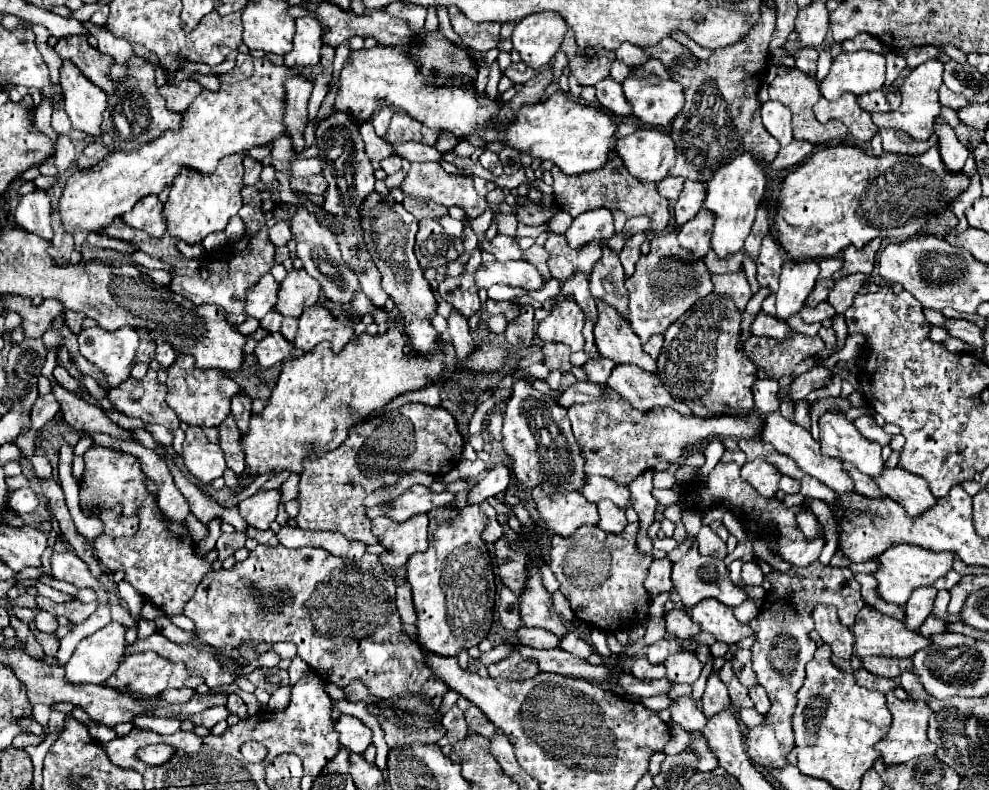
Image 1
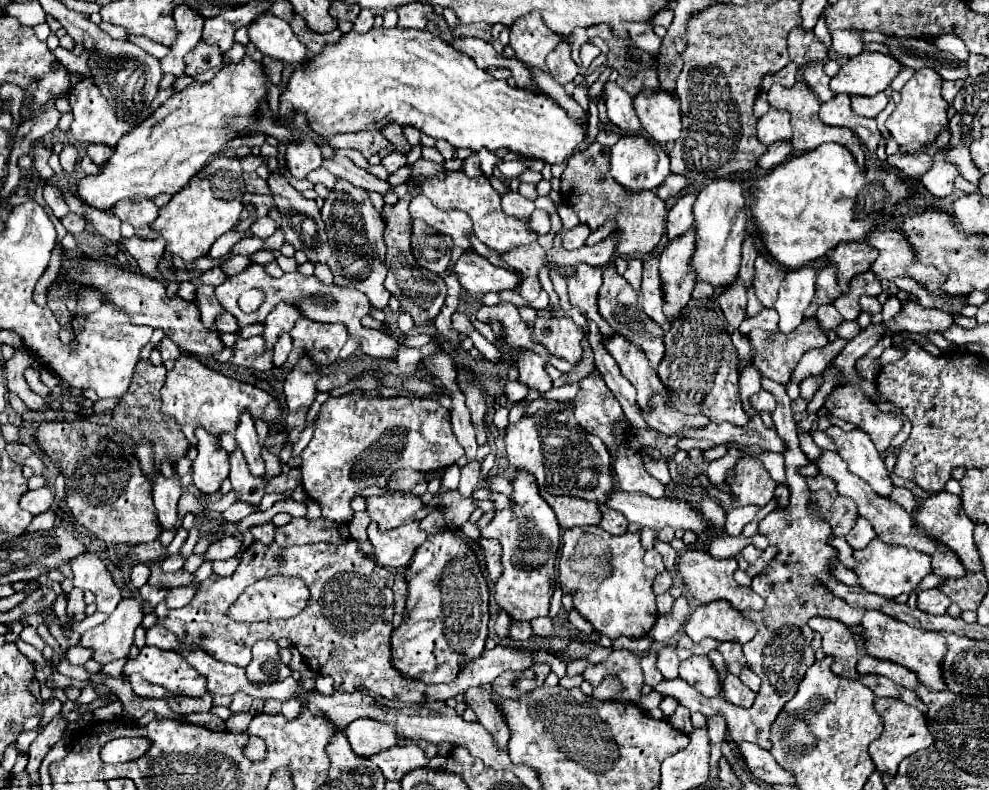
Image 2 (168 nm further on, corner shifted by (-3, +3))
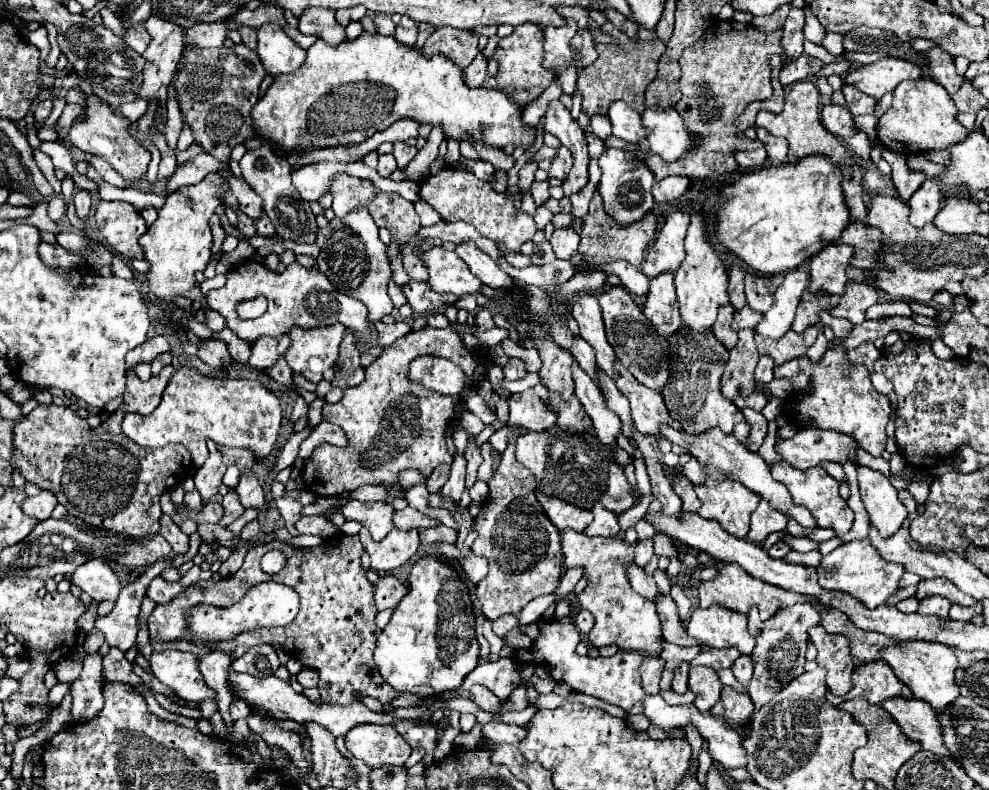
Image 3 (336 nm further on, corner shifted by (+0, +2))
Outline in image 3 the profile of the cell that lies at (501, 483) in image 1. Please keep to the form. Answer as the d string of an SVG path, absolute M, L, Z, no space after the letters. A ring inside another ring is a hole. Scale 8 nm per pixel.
M406 507L406 509L394 513L394 525L398 529L424 529L424 527L436 527L436 525L440 525L440 521L420 513L418 509Z

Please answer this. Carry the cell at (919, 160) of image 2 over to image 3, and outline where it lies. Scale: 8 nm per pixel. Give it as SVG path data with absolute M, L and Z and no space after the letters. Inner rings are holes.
M886 149L882 153L882 157L892 167L892 181L894 181L894 187L898 189L900 199L908 201L912 197L912 193L922 185L922 181L926 179L926 175L922 171L910 169L908 163L906 163L906 157L902 153L894 153L894 151Z

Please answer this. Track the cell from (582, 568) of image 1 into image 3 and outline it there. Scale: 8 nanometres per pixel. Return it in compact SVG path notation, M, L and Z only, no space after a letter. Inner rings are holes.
M574 529L562 531L562 555L564 567L582 567L588 577L586 589L578 595L580 609L586 609L594 615L594 627L588 633L588 639L594 647L618 645L620 649L642 651L648 655L658 655L662 651L662 627L656 613L656 605L638 597L628 581L628 569L634 563L634 543L626 543L618 537L588 537Z

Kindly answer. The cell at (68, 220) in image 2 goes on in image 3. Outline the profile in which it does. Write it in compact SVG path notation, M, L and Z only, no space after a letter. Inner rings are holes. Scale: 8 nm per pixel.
M81 190L74 194L74 205L76 205L76 215L80 219L86 219L91 209L91 195L88 191Z

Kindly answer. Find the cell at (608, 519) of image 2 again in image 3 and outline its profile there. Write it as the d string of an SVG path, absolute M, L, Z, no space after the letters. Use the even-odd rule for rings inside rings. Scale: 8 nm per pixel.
M596 505L592 509L594 513L594 521L586 527L586 535L602 535L602 537L616 537L616 533L620 531L618 527L618 517L614 513L610 513L608 509L604 509L602 505Z

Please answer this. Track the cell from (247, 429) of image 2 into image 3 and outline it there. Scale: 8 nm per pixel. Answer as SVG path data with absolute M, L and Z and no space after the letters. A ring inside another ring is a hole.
M244 469L242 477L240 477L240 483L238 483L236 489L238 489L238 497L240 497L240 501L242 501L244 507L258 507L258 509L266 507L264 493L262 493L260 481L258 481L258 477L256 477L254 471Z

